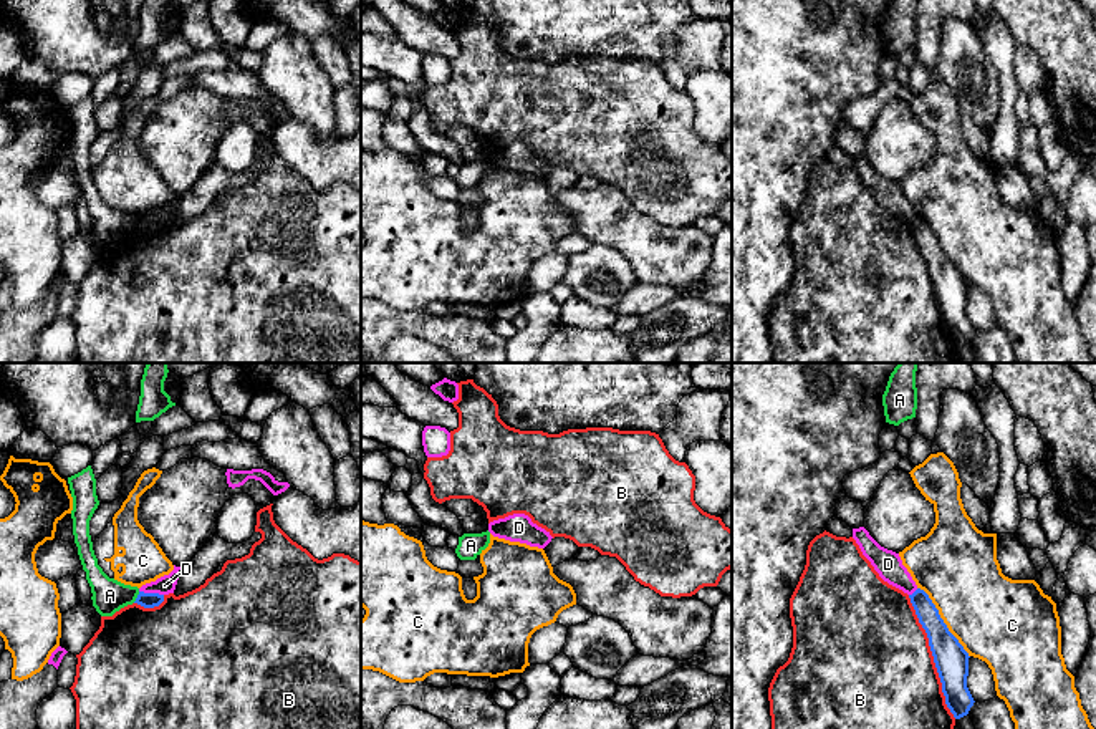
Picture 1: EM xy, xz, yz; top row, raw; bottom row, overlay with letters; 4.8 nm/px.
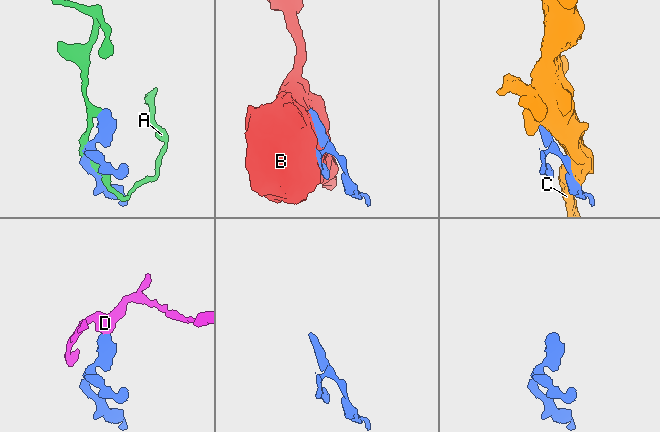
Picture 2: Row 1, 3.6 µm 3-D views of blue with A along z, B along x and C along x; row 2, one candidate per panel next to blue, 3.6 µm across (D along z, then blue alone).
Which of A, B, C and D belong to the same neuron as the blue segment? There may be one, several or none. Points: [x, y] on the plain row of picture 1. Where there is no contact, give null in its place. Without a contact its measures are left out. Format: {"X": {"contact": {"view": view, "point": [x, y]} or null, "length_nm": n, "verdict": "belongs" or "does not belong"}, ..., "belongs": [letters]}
{"A": {"contact": {"view": "xy", "point": [138, 226]}, "length_nm": 70, "verdict": "does not belong"}, "B": {"contact": {"view": "yz", "point": [932, 284]}, "length_nm": 650, "verdict": "does not belong"}, "C": {"contact": {"view": "yz", "point": [942, 251]}, "length_nm": 420, "verdict": "does not belong"}, "D": {"contact": {"view": "xy", "point": [151, 222]}, "length_nm": 120, "verdict": "belongs"}, "belongs": ["D"]}

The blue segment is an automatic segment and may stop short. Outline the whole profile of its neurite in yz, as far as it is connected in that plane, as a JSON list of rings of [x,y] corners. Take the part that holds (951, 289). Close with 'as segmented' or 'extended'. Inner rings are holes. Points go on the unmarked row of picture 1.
[[[864,156],[853,157],[853,167],[879,205],[909,224],[919,252],[927,262],[945,333],[955,348],[967,345],[975,331],[967,316],[969,282],[949,260],[929,224],[916,214],[899,182],[881,176]]]; extended

